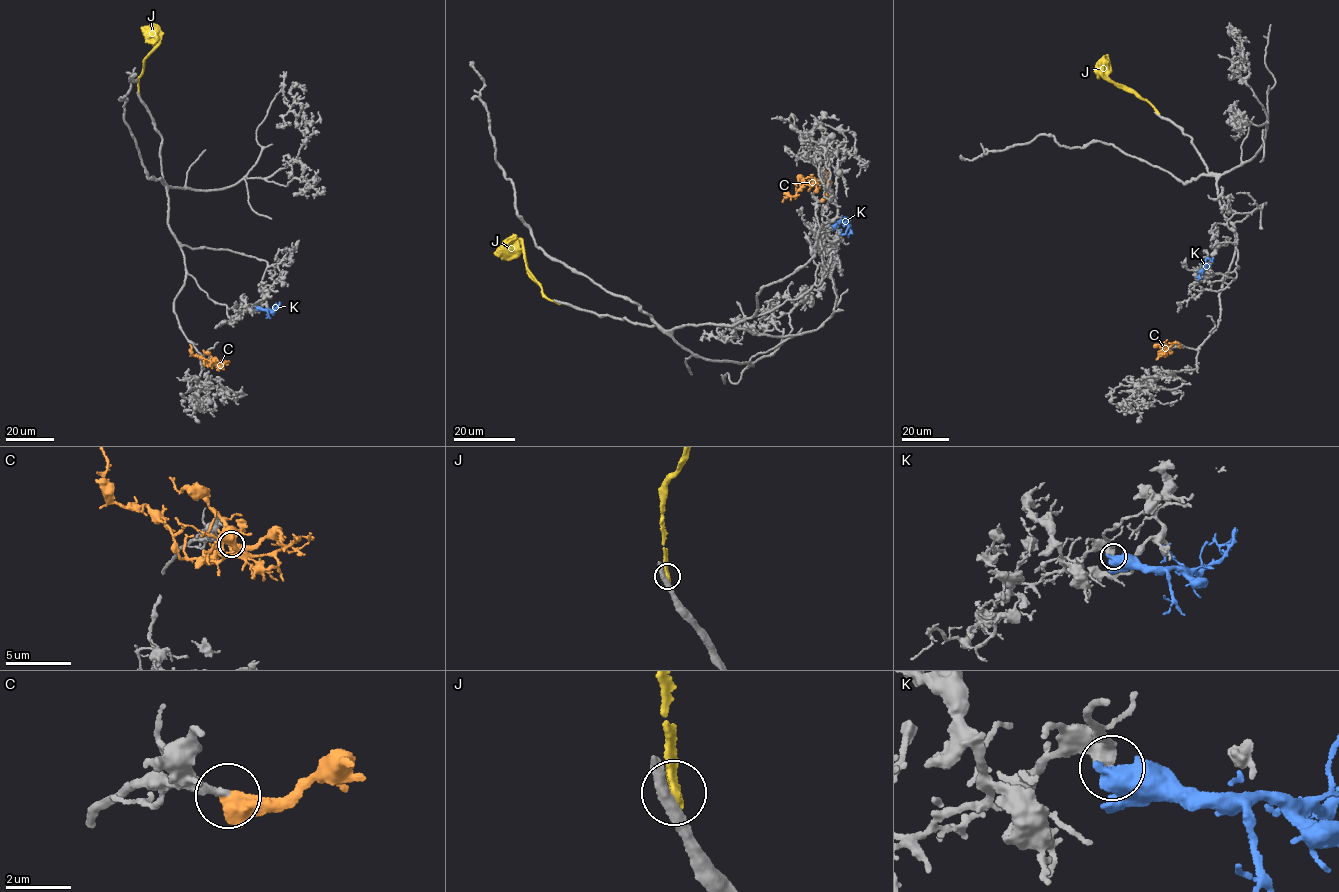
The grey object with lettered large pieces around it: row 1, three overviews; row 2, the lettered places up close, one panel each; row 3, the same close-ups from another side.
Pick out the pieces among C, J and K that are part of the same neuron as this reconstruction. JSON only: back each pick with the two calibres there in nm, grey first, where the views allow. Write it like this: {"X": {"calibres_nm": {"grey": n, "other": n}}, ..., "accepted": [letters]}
{"C": {"calibres_nm": {"grey": 300, "other": 650}}, "accepted": ["C"]}

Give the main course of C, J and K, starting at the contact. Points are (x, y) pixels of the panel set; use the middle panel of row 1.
C: (821, 201), (827, 187), (826, 182), (819, 181), (811, 186), (802, 185), (796, 194), (783, 202)
J: (559, 302), (542, 294), (540, 283), (527, 268), (521, 242), (505, 253), (504, 259)
K: (830, 229), (838, 222), (847, 224), (848, 237)

